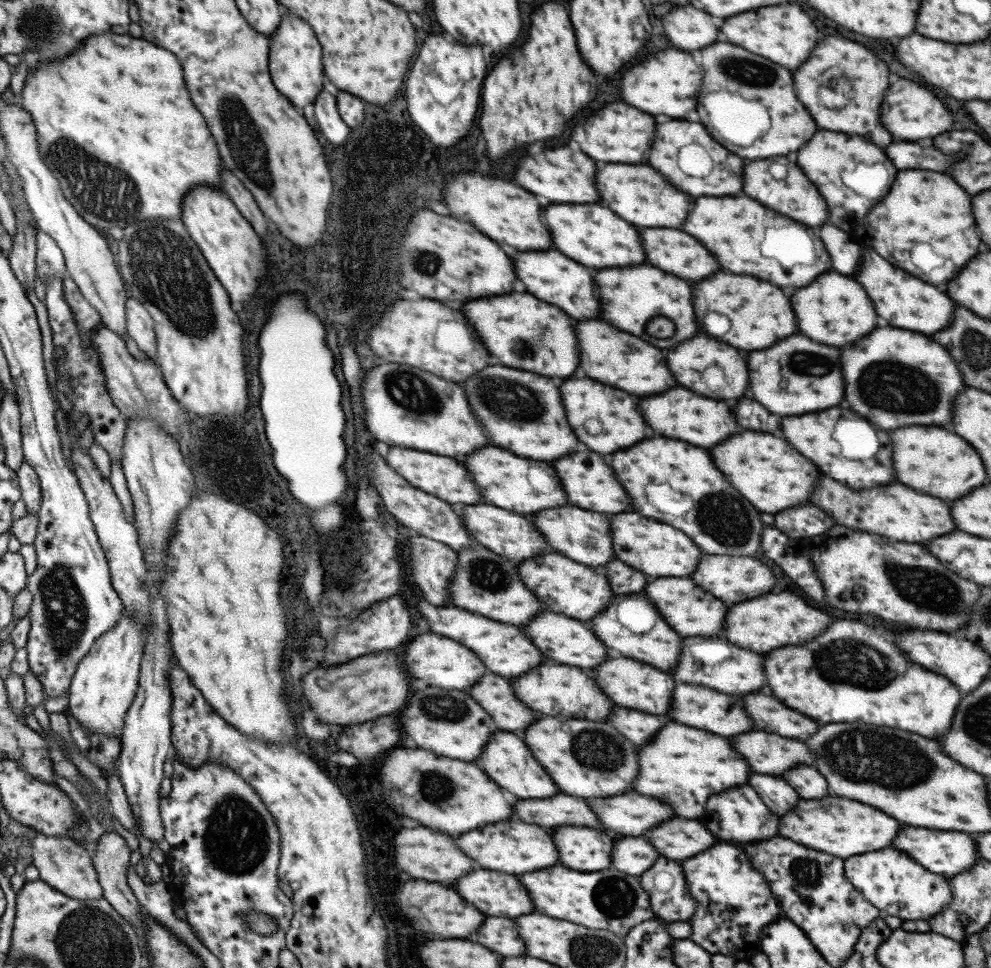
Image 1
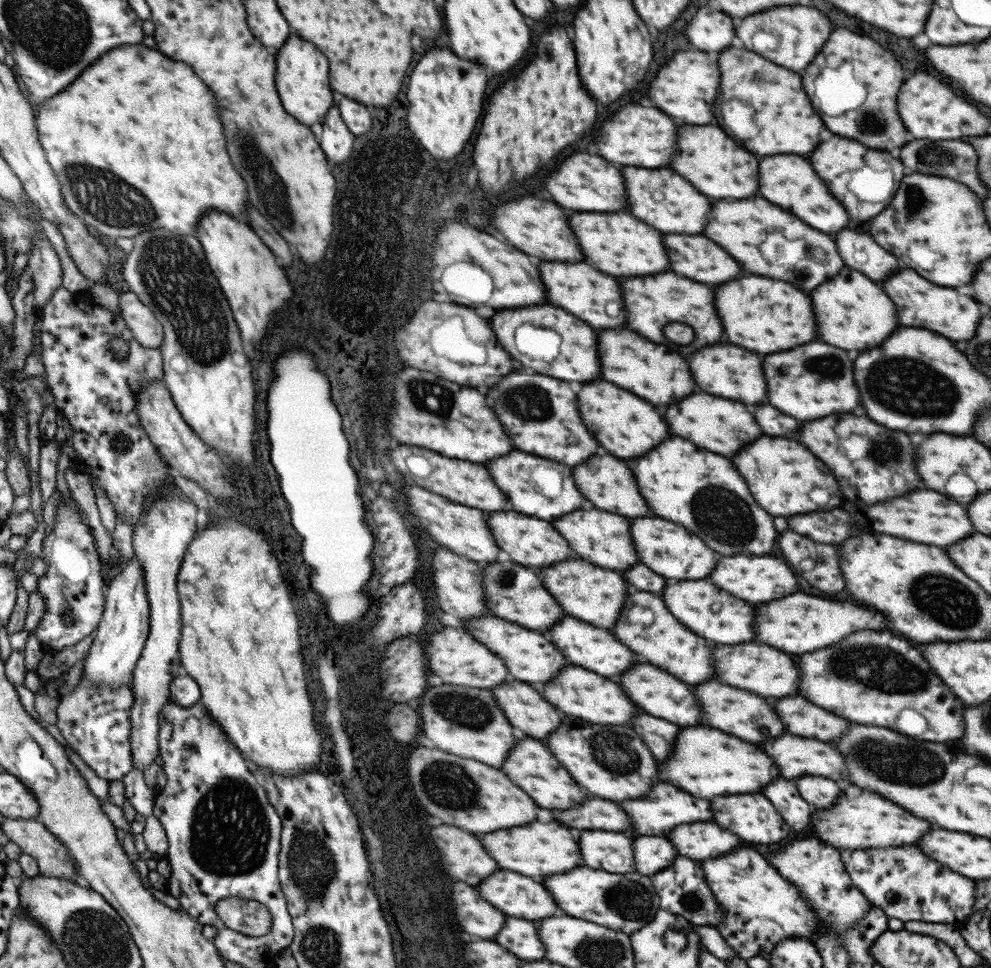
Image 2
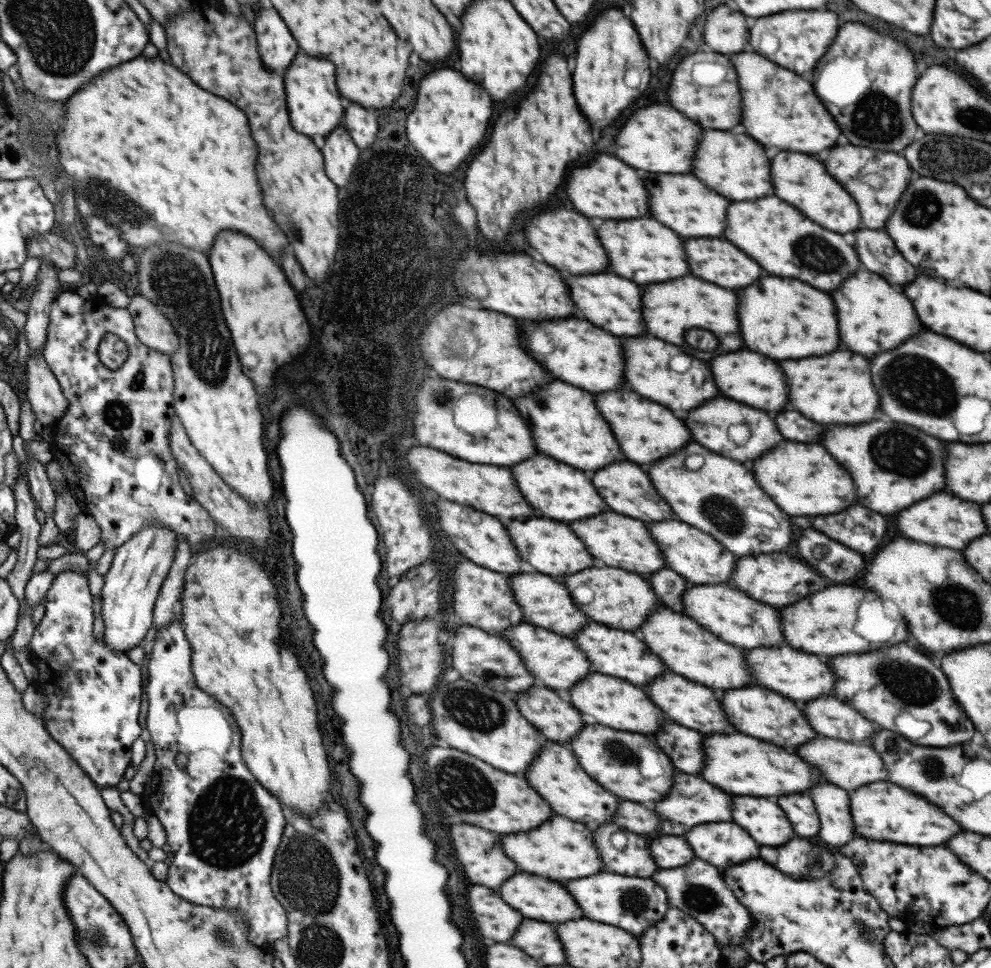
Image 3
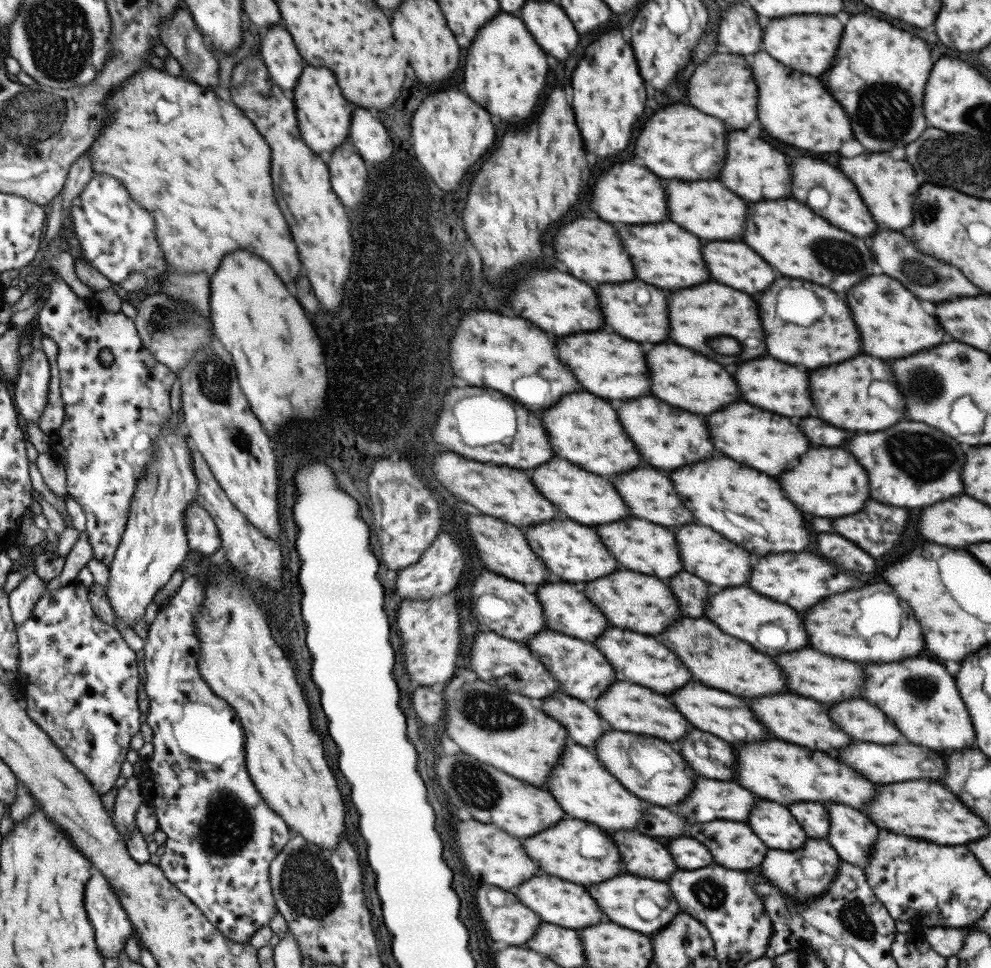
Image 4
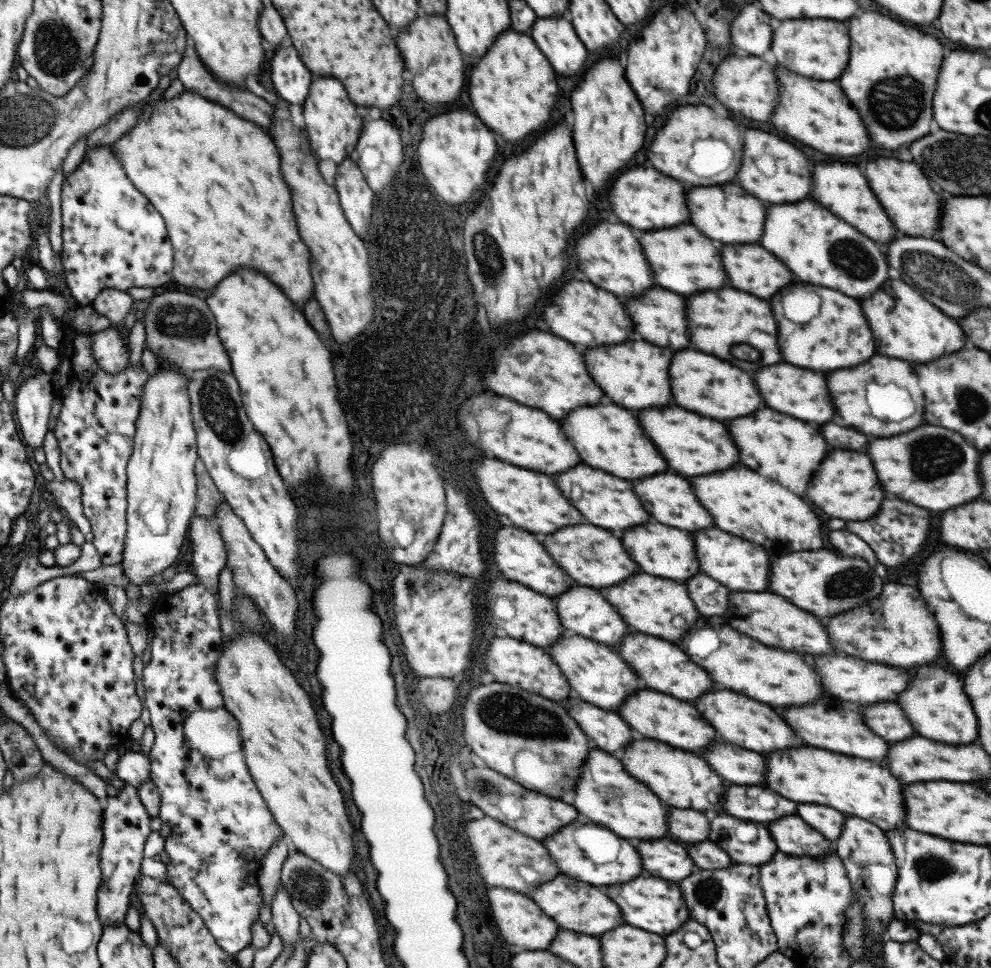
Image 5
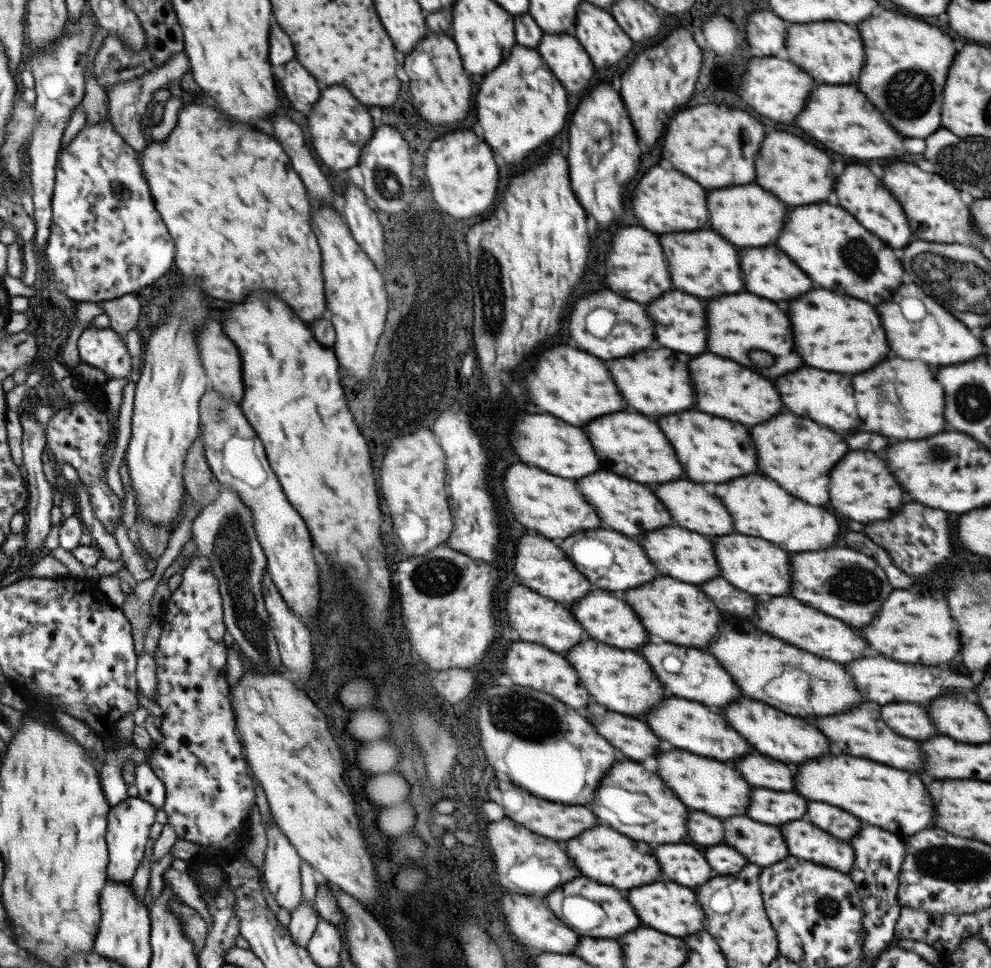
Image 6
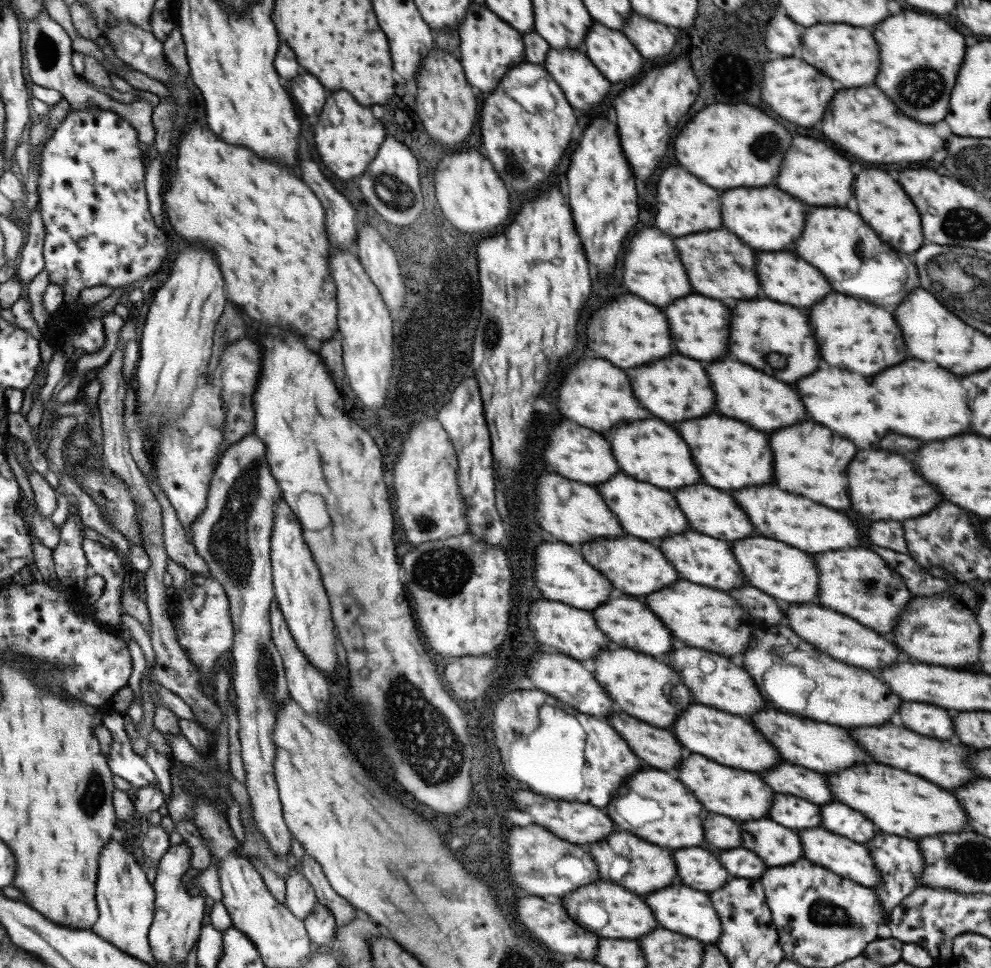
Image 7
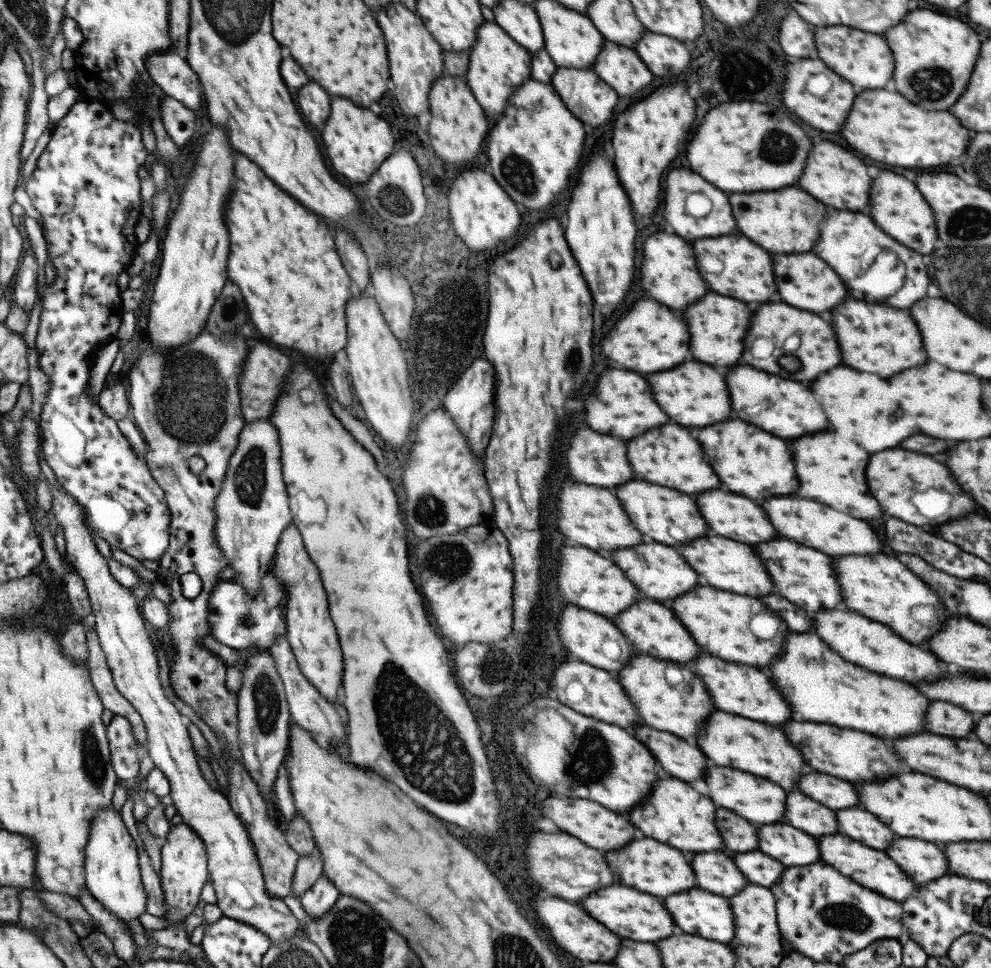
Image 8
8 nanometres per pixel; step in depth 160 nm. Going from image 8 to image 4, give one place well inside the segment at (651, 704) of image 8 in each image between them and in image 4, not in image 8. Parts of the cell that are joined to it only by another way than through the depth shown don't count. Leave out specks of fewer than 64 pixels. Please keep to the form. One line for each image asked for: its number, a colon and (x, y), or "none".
4: (582, 672)
5: (596, 674)
6: (619, 680)
7: (647, 690)

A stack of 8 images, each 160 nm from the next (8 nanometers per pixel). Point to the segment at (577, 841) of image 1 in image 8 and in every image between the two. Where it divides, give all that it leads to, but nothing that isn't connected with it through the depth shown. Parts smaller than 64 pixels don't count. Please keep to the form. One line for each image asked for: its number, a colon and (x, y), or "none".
2: (610, 851)
3: (632, 860)
4: (642, 856)
5: (660, 858)
6: (683, 864)
7: (698, 869)
8: (716, 873)

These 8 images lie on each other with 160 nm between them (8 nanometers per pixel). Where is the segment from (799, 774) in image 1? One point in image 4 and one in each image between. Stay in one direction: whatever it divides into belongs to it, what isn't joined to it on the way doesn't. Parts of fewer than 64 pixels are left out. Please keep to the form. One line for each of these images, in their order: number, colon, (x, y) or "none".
2: (820, 792)
3: (835, 828)
4: (851, 836)

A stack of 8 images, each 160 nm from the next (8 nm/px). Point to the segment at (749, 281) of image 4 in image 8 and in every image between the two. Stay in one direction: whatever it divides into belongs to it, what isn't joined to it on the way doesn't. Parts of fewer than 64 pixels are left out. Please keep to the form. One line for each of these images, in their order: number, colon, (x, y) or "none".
5: (749, 268)
6: (767, 272)
7: (785, 278)
8: (802, 280)

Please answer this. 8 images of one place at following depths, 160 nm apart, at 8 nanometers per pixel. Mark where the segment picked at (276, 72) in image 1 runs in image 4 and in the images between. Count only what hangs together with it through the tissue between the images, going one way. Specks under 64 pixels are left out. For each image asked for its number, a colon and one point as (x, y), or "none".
2: (301, 77)
3: (314, 107)
4: (323, 114)

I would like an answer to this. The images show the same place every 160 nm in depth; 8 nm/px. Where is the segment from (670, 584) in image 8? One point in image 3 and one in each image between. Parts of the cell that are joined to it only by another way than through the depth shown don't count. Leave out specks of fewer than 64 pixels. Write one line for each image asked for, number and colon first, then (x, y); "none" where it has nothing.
3: (551, 548)
4: (571, 551)
5: (607, 564)
6: (627, 567)
7: (633, 567)

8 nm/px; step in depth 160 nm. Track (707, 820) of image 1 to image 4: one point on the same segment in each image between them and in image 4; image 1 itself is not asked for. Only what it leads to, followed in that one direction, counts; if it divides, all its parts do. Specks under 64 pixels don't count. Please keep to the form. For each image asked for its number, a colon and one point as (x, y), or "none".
2: (750, 817)
3: (765, 823)
4: (773, 825)

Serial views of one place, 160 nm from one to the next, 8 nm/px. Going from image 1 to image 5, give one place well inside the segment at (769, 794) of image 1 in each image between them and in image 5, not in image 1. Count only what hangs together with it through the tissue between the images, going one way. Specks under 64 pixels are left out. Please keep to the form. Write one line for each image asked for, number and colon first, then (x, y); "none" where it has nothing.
2: (794, 810)
3: (798, 808)
4: (811, 816)
5: (827, 822)

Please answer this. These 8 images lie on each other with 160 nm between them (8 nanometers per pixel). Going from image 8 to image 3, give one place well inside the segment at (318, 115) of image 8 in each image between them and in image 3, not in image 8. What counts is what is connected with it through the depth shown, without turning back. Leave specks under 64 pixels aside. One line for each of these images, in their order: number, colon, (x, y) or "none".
3: (276, 46)
4: (280, 56)
5: (290, 78)
6: (299, 88)
7: (309, 95)

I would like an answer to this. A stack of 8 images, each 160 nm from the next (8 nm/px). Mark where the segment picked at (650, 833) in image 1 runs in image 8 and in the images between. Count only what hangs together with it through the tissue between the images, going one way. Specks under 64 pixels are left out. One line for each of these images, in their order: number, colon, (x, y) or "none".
2: (697, 841)
3: (723, 844)
4: (732, 844)
5: (746, 843)
6: (762, 845)
7: (776, 846)
8: (785, 844)

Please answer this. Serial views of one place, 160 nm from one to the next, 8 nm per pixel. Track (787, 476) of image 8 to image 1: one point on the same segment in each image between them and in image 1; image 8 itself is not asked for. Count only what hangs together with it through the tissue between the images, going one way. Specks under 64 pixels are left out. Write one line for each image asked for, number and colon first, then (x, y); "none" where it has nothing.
1: (583, 399)
2: (627, 425)
3: (645, 431)
4: (665, 437)
5: (692, 445)
6: (709, 449)
7: (728, 454)

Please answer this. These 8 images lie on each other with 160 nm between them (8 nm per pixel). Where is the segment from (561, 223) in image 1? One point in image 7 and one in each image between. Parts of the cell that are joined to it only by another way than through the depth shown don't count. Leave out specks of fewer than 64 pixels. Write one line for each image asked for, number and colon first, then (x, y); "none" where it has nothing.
2: (618, 245)
3: (641, 250)
4: (663, 255)
5: (683, 261)
6: (700, 262)
7: (734, 277)

